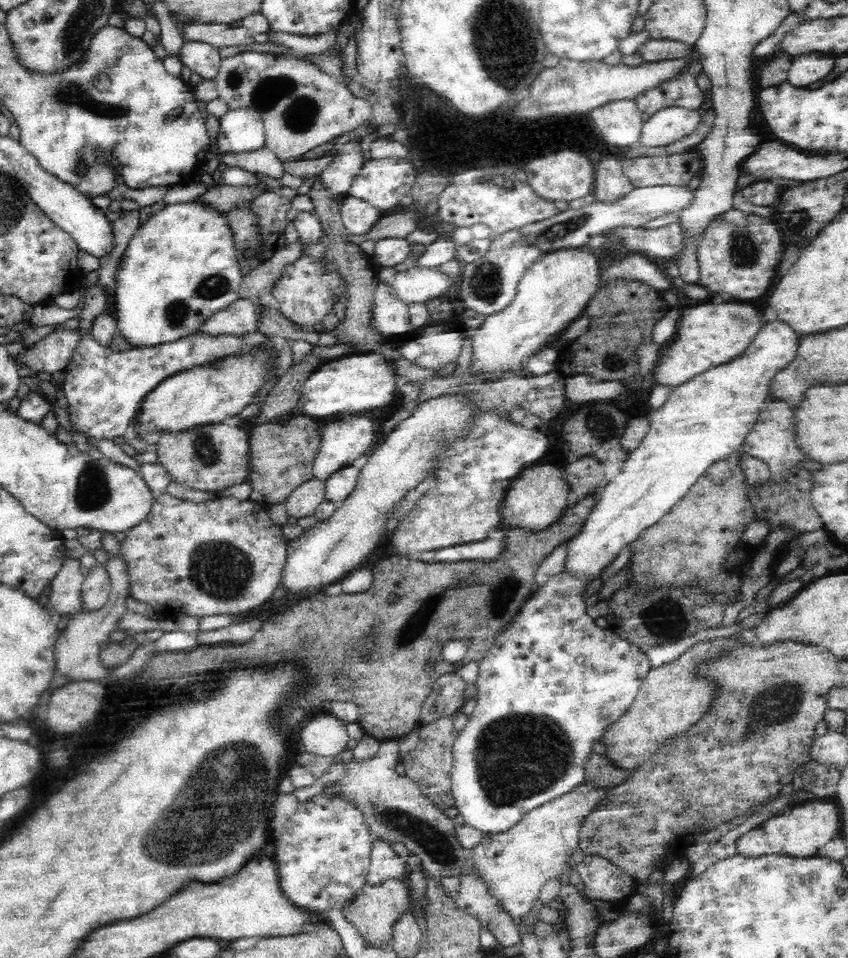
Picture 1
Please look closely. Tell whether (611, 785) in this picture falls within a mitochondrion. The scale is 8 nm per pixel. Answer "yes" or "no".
no

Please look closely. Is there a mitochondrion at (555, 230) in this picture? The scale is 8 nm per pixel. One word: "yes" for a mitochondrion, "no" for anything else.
yes

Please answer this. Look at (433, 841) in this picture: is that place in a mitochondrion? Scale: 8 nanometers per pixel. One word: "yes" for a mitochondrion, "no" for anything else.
yes

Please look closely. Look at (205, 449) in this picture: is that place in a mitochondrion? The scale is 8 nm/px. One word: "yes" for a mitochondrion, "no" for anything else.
yes

